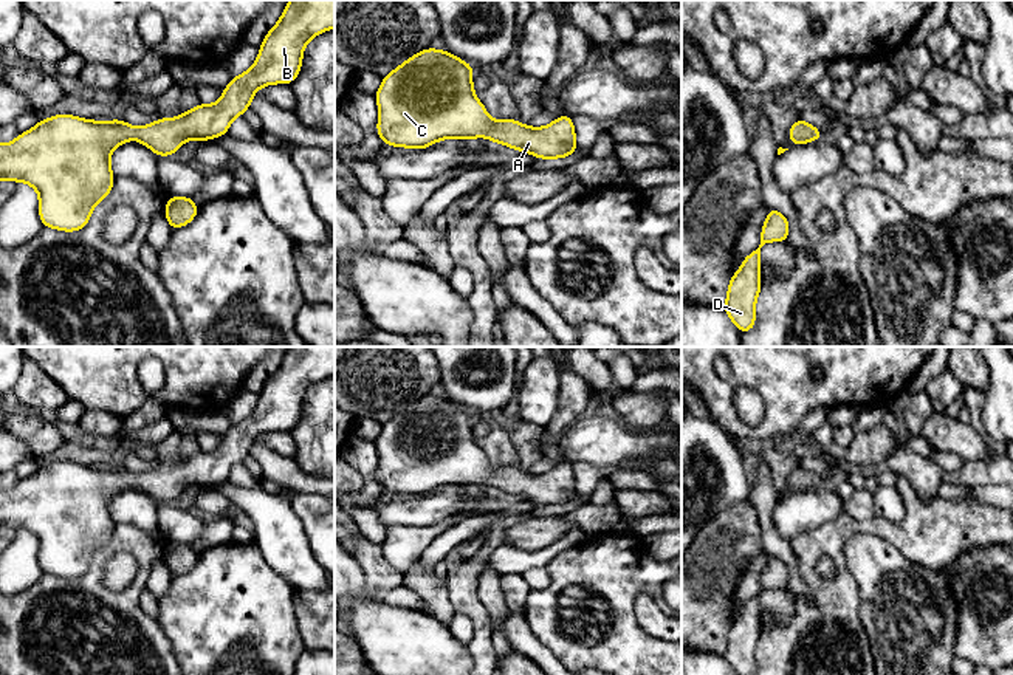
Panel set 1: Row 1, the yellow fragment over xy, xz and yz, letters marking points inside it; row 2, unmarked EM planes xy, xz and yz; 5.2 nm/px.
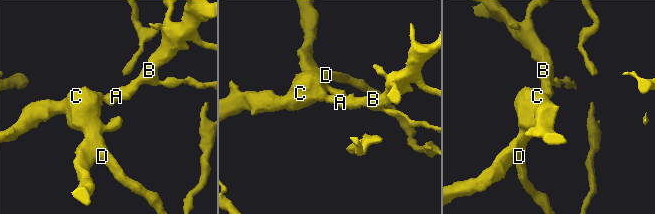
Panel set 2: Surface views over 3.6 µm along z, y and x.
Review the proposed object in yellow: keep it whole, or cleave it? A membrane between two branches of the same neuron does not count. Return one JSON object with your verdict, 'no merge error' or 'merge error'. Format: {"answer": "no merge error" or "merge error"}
{"answer": "no merge error"}

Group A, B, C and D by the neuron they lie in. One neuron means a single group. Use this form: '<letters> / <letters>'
A B C D

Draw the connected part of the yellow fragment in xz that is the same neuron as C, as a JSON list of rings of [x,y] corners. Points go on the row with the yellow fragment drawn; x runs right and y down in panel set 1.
[[[426,48],[383,77],[375,93],[378,104],[376,133],[392,147],[426,149],[448,138],[476,139],[486,136],[491,142],[503,144],[537,159],[561,159],[578,150],[573,118],[562,115],[545,127],[530,127],[517,119],[493,121],[472,88],[474,68],[445,50]]]

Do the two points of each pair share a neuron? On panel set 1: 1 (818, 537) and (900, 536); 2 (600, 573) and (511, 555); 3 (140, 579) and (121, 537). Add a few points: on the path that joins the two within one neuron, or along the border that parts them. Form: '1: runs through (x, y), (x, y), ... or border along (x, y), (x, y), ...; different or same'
1: runs through (838, 531), (844, 527), (880, 527); same
2: border along (580, 545), (559, 550), (544, 565); different
3: runs through (143, 568), (143, 556), (132, 545); same

